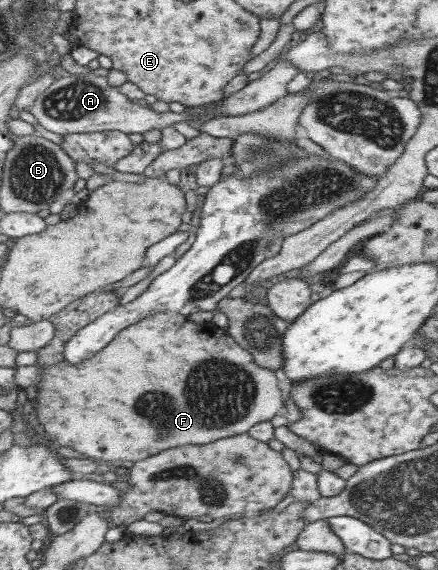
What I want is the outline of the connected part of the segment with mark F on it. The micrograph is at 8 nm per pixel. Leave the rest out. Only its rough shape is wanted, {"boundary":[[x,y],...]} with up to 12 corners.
{"boundary":[[157,313],[17,368],[60,446],[105,462],[248,434],[276,373]]}

